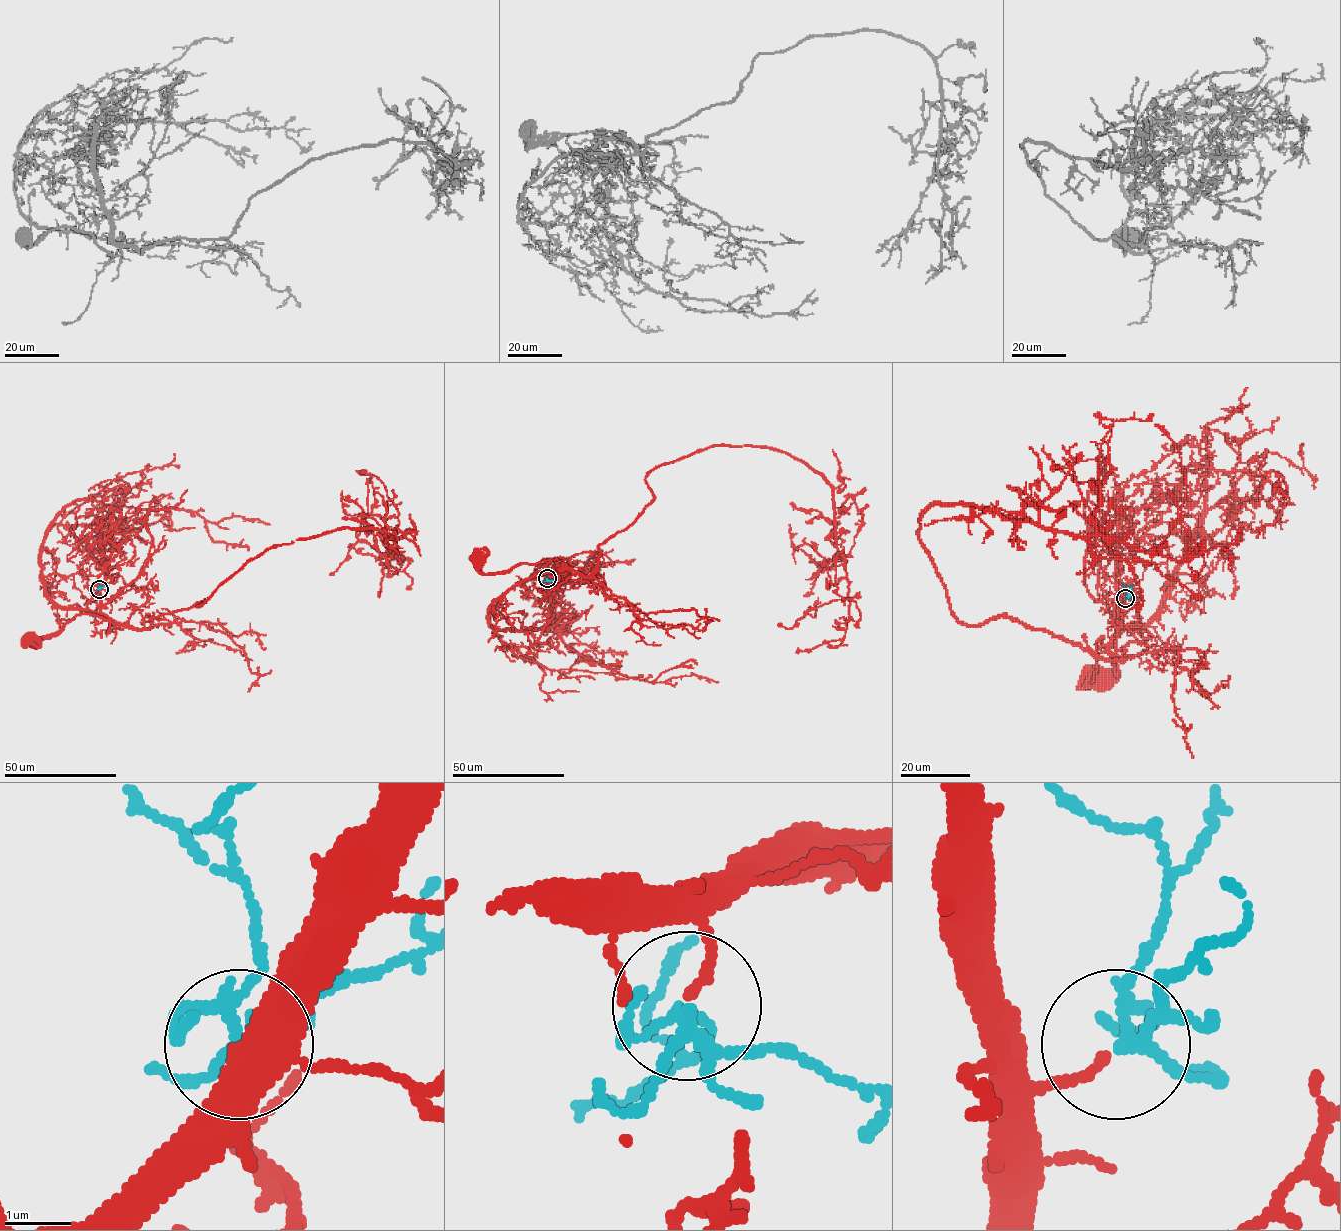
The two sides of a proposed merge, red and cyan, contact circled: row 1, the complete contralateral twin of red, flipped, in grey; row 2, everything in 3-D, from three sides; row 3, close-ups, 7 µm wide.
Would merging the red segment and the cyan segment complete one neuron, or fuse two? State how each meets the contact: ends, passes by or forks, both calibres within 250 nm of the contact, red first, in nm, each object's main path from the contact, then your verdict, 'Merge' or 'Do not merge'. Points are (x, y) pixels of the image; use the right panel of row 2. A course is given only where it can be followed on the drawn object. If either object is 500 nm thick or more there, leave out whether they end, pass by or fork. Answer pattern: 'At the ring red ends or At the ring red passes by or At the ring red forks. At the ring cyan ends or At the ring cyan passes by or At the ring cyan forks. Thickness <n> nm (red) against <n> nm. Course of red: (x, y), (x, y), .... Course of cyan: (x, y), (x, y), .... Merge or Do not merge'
At the ring red ends. At the ring cyan forks. Thickness 140 nm (red) against 160 nm. Course of red: (1125, 598), (1115, 616), (1119, 631), (1106, 645), (1096, 644), (1102, 637), (1118, 672), (1098, 669), (1095, 675). Course of cyan: (1126, 597), (1128, 587), (1122, 583). Merge

